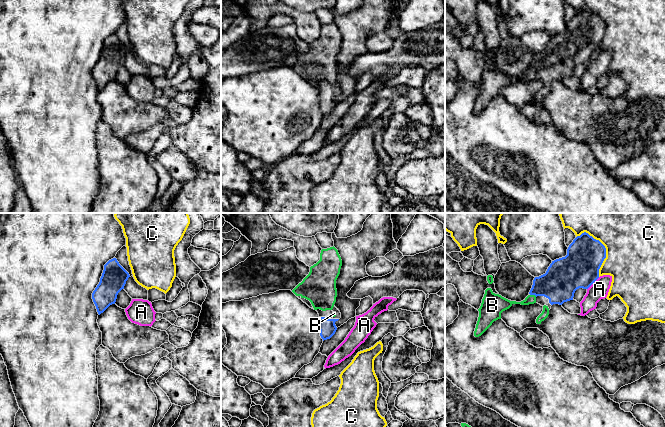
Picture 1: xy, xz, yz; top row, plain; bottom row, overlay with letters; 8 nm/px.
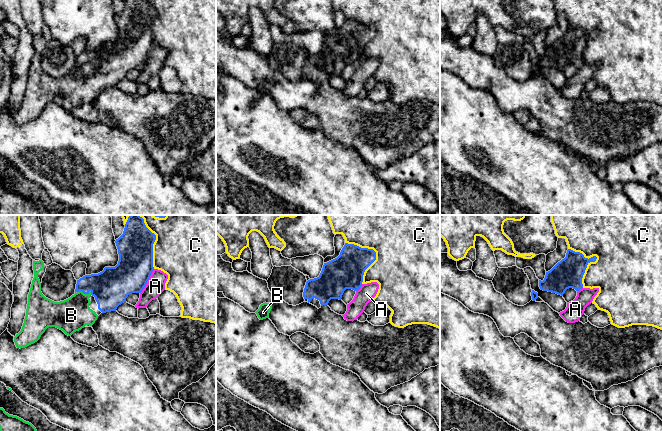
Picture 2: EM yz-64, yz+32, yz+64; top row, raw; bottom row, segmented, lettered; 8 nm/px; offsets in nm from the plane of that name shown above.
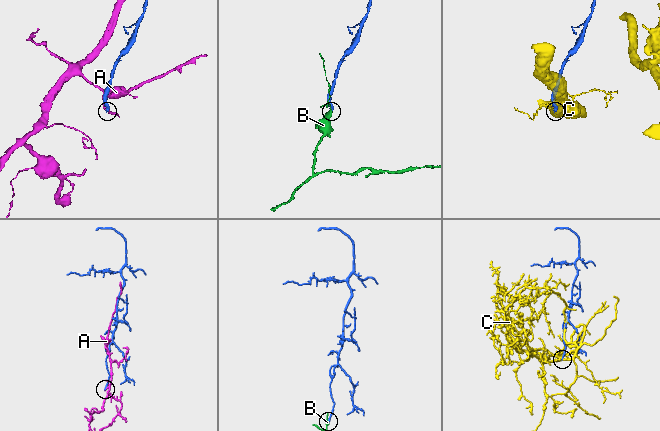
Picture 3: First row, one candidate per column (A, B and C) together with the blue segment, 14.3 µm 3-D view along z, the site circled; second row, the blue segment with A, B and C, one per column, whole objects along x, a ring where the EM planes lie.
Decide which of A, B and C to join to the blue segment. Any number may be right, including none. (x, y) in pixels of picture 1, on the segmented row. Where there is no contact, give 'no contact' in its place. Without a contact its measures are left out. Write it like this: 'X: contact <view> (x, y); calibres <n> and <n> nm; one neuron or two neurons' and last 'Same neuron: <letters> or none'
A: contact yz (593, 282); calibres 300 and 150 nm; two neurons
B: contact yz (533, 294); calibres 280 and 90 nm; one neuron
C: contact yz (605, 251); calibres 300 and 480 nm; two neurons
Same neuron: B

